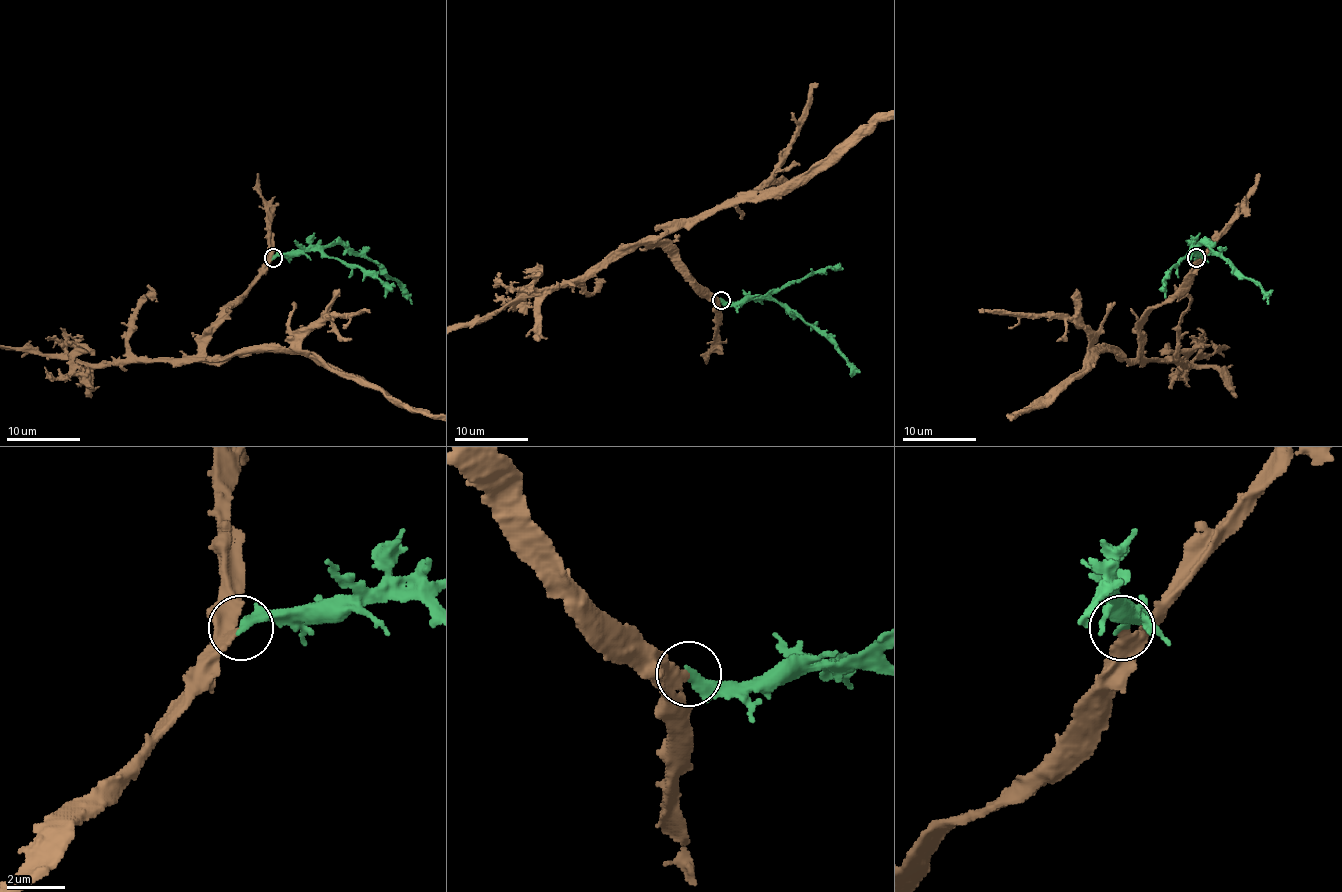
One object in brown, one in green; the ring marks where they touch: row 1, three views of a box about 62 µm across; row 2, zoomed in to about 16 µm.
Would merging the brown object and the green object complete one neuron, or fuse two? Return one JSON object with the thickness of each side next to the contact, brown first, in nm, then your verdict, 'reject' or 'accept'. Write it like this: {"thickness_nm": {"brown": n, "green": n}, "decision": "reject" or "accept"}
{"thickness_nm": {"brown": 200, "green": 320}, "decision": "accept"}

